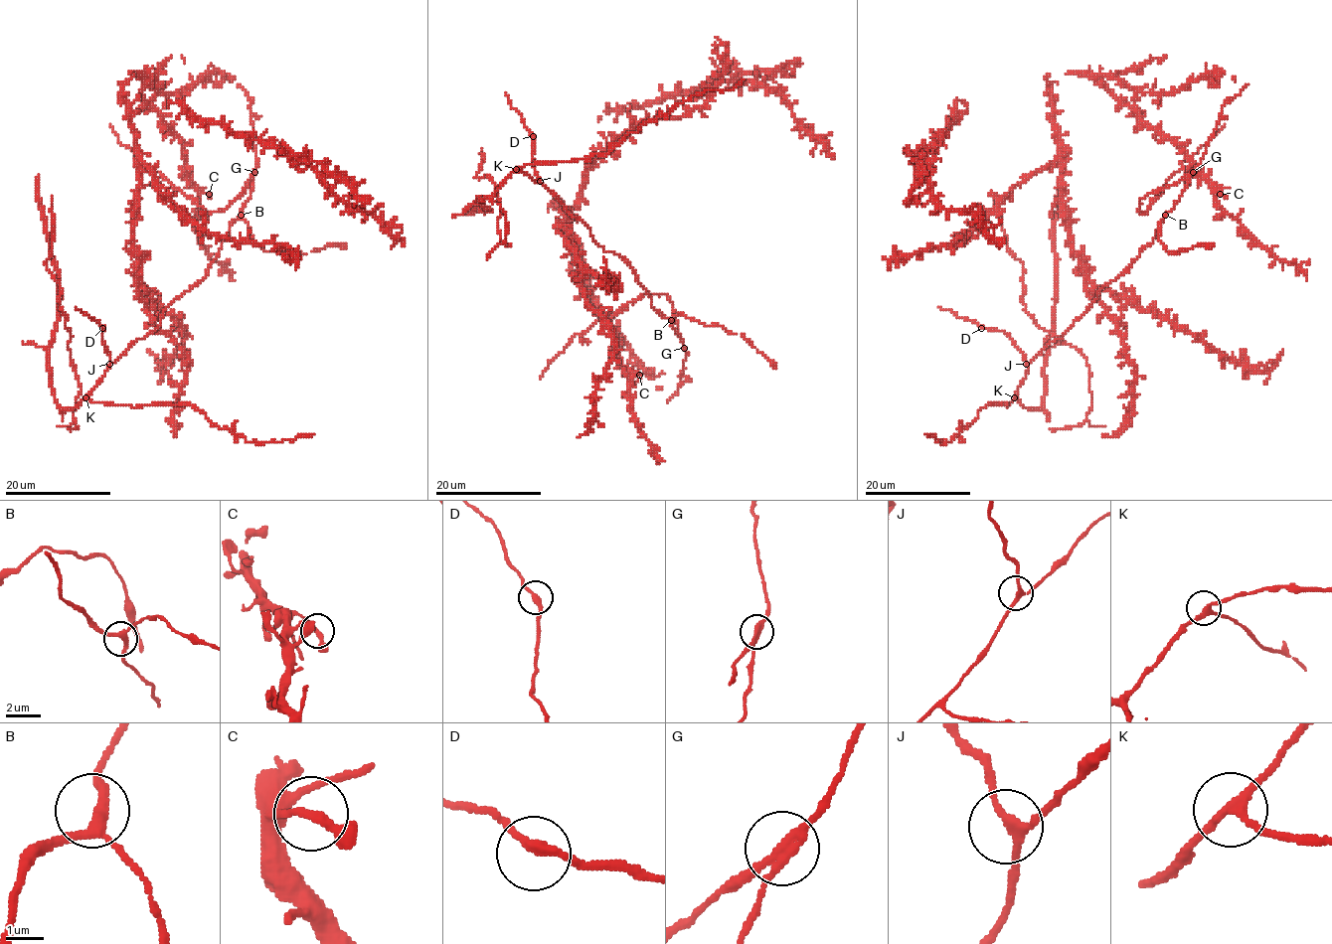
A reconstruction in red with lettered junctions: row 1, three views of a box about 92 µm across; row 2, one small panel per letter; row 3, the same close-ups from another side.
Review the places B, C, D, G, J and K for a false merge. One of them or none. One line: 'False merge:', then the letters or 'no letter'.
False merge: G

